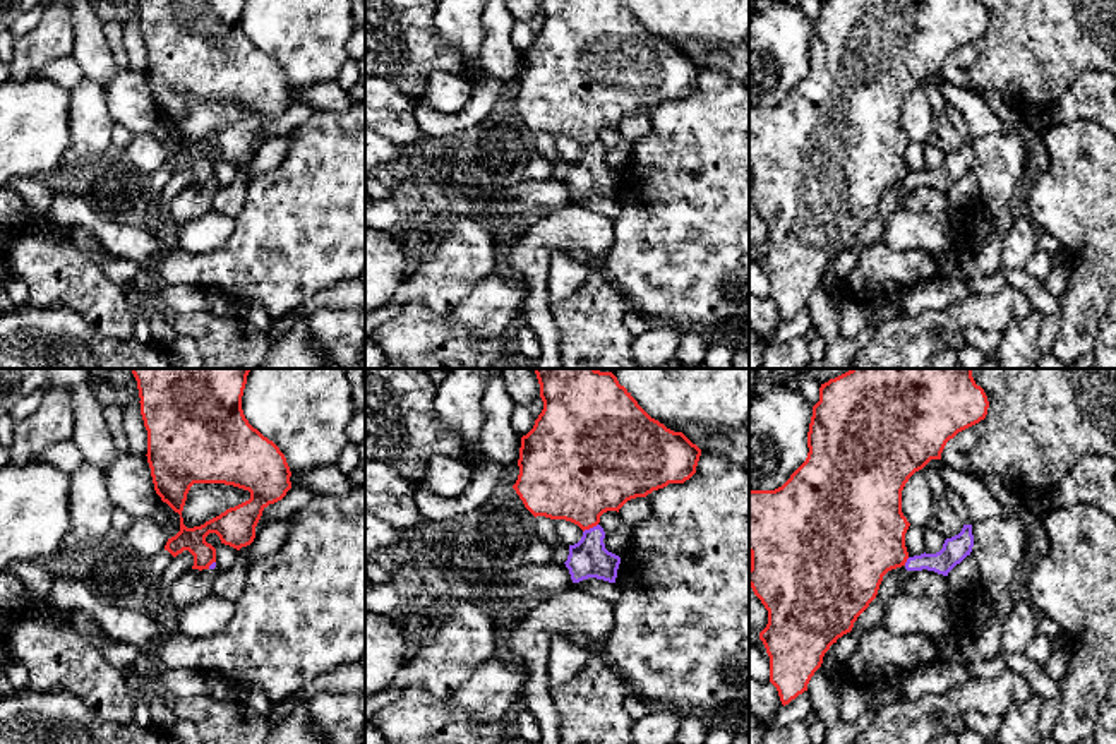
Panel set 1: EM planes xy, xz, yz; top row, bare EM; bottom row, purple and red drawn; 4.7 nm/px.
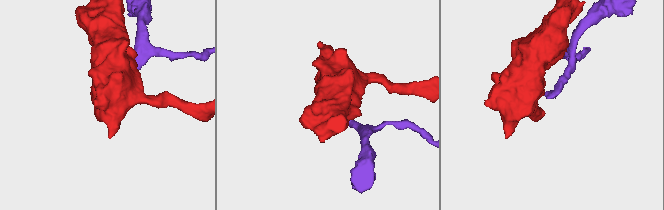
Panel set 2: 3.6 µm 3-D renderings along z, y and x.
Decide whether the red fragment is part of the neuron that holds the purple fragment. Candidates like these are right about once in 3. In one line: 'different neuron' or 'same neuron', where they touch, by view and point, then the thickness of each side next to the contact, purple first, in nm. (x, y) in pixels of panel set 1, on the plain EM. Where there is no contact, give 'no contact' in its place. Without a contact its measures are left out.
different neuron | xz (590, 144) | 180/420 nm

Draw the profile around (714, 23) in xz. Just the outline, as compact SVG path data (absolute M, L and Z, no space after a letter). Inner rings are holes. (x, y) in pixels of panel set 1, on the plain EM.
M621 0L638 21L674 48L698 41L732 48L749 36L749 0Z

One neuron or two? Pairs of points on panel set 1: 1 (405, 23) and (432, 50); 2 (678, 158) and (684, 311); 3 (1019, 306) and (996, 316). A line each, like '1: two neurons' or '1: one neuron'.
1: one neuron
2: one neuron
3: one neuron

